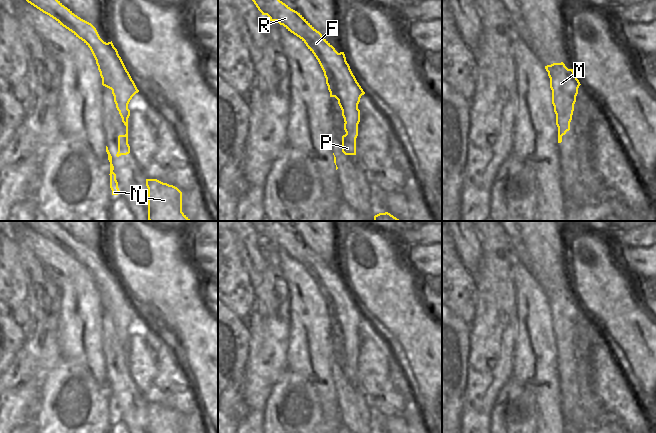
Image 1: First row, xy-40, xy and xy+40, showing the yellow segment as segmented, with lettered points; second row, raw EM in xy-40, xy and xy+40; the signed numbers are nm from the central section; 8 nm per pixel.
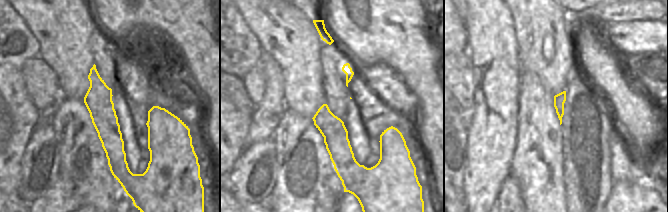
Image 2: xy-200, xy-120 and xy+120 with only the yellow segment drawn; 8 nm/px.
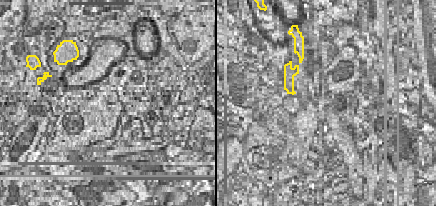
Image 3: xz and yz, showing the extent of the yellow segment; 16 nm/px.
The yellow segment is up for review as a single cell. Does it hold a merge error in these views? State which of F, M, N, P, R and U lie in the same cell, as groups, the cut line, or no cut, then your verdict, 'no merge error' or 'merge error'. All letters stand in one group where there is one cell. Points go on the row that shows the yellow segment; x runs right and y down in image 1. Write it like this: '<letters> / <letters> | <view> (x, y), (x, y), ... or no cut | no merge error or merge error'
F M R / N P U | xy (357, 108), (348, 110), (344, 121) | merge error

